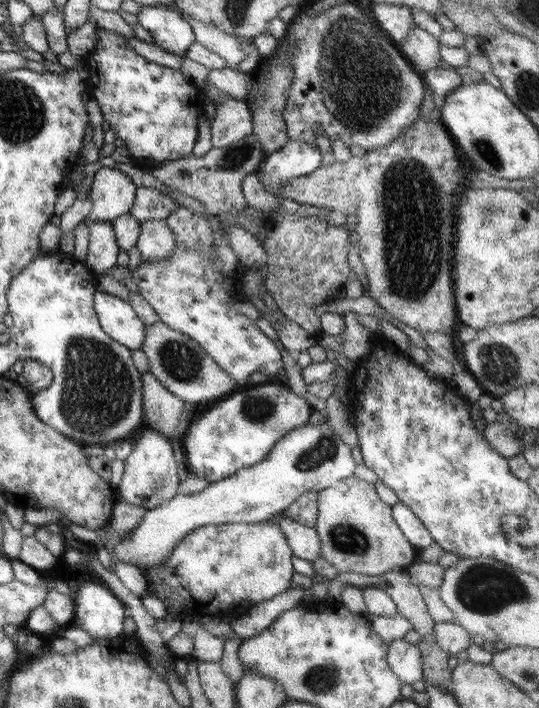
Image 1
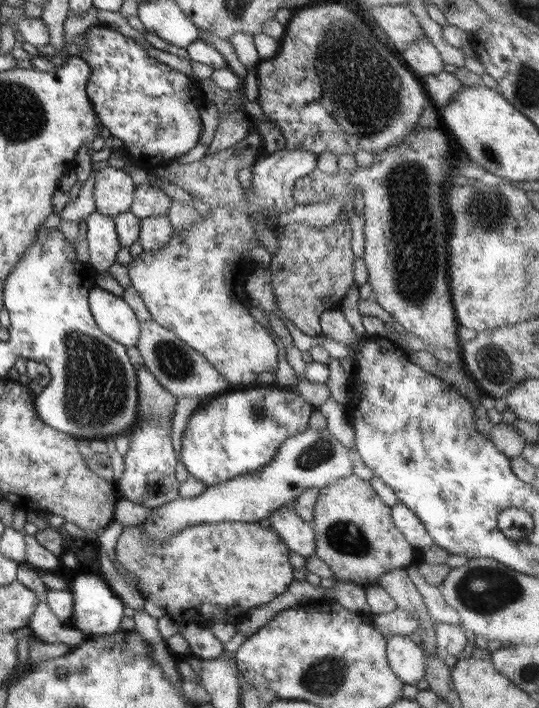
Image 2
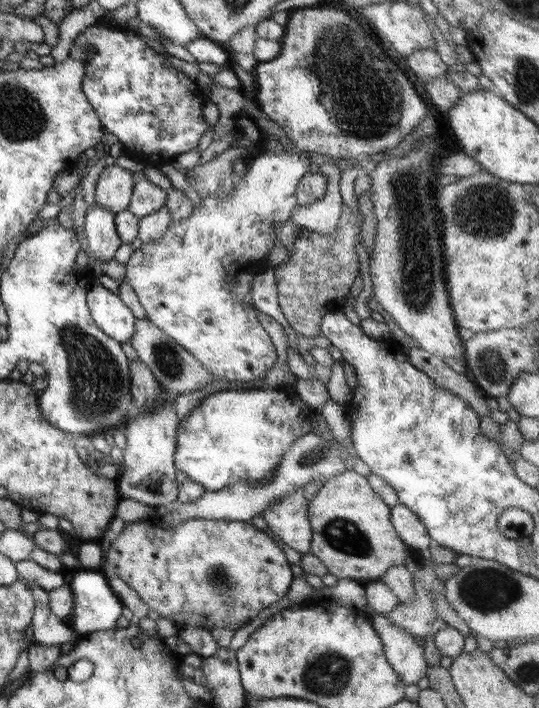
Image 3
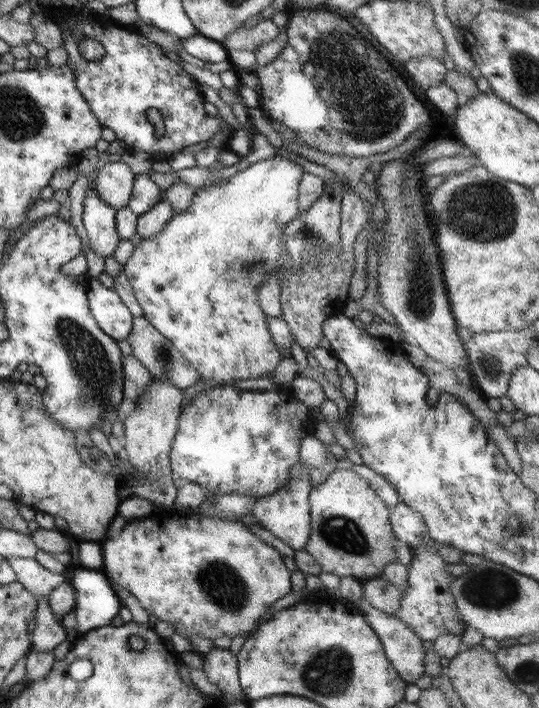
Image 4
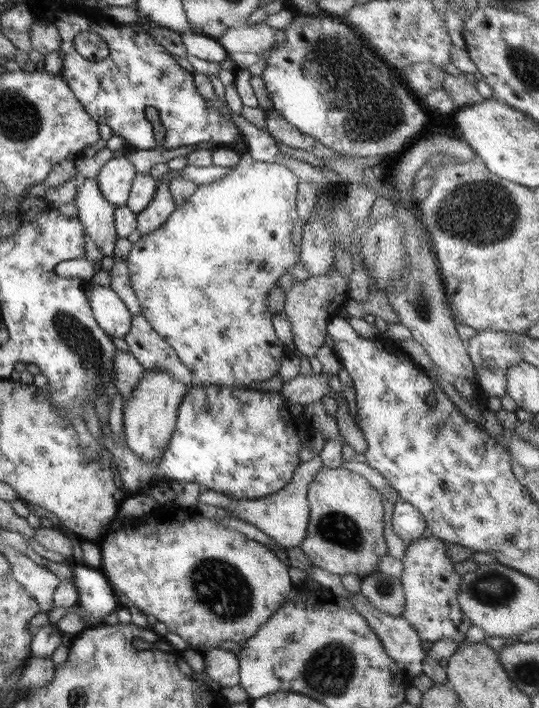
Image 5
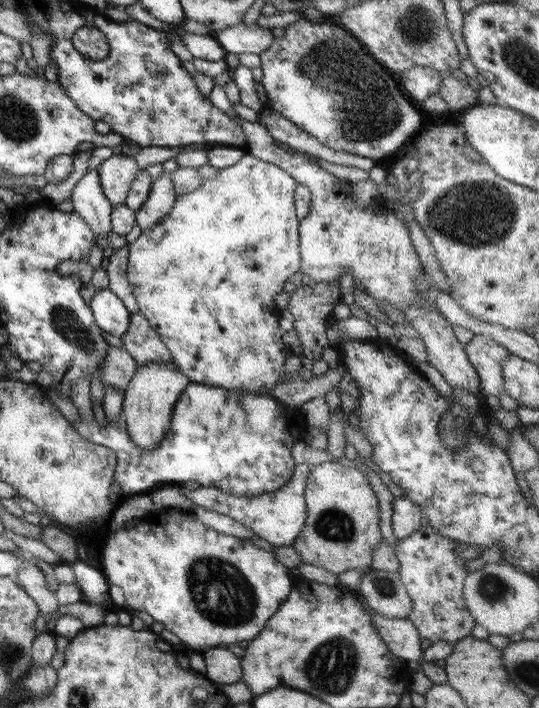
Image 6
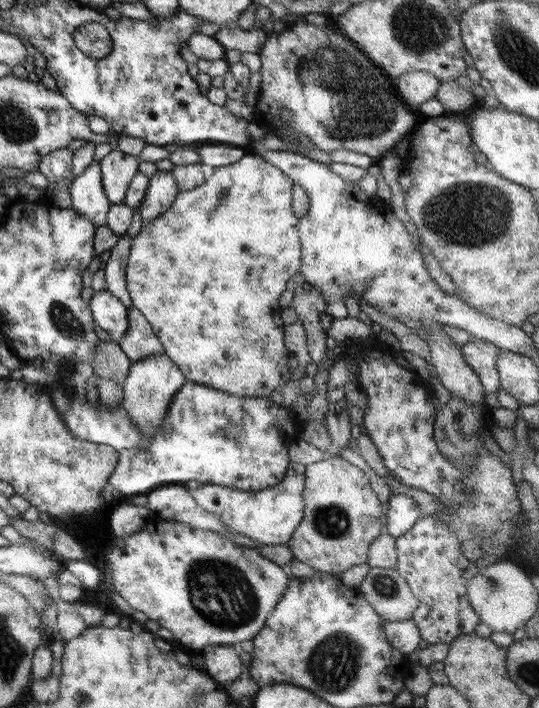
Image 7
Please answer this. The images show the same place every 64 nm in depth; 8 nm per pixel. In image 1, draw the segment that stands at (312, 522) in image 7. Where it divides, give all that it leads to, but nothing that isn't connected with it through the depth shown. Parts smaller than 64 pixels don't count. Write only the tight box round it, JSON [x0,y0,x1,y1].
[314,475,418,576]

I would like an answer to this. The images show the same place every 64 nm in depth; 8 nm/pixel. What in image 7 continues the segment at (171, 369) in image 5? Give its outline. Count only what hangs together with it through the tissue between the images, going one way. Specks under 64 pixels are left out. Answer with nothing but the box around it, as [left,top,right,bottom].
[118,306,165,362]

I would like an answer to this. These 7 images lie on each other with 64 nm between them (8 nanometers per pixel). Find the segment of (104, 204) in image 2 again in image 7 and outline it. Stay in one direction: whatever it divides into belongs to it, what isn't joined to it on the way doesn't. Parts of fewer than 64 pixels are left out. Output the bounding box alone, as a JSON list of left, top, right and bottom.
[100,148,139,205]

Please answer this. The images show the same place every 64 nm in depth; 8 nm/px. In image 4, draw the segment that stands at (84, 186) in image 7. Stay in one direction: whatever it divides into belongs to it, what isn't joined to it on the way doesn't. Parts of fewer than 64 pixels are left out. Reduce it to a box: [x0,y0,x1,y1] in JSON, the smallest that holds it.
[82,188,121,257]

